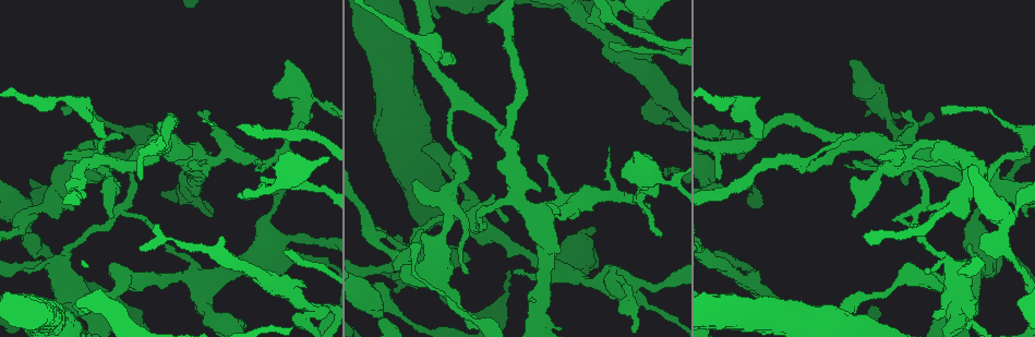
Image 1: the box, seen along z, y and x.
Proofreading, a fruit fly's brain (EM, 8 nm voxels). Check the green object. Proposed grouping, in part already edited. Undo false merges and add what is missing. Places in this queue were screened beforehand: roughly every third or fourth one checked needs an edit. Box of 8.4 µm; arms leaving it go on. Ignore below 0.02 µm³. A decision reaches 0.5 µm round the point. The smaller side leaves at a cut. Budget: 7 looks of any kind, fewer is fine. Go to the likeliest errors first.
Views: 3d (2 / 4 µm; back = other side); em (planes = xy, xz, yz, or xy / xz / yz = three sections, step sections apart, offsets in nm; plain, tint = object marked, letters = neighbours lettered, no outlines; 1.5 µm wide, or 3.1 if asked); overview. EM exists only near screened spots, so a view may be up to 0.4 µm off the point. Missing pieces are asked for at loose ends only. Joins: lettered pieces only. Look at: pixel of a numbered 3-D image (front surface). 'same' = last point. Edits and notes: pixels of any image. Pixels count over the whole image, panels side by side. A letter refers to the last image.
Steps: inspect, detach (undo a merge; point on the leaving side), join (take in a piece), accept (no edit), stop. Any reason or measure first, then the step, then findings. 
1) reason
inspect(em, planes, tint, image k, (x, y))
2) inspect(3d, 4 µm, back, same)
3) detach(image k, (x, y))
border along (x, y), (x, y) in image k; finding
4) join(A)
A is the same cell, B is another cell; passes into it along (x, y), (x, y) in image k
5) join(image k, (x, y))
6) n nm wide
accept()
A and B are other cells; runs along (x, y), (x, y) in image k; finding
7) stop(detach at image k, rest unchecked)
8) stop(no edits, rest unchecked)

inspect(em, planes, letters, image 1, (113, 216))

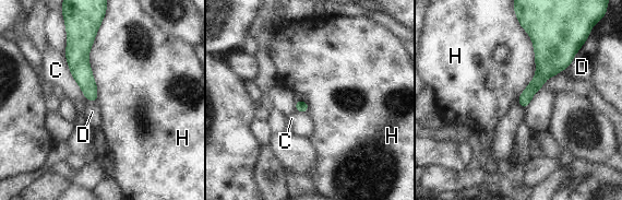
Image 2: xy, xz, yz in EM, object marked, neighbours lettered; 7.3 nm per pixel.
accept()
C, D and H are other cells; runs along (86, 39), (82, 73), (94, 98) in image 2; no lettered piece goes on from it

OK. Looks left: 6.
an open end
inspect(em, planes, tint, image 1, (191, 155))

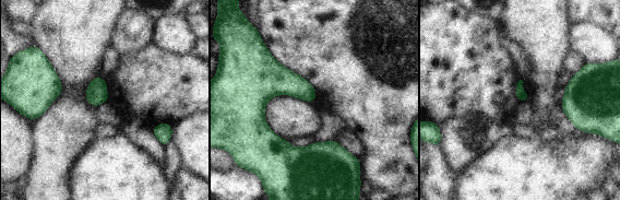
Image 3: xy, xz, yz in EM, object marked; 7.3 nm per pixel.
see the neighbours
inspect(em, planes, letters, same)

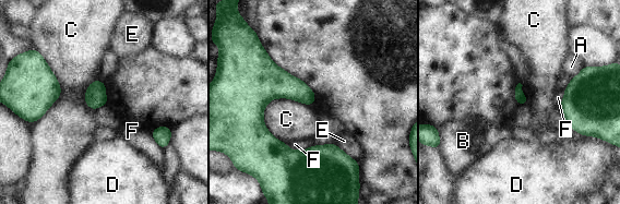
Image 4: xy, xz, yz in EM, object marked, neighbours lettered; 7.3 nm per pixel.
accept()
A, B, C, D, E and F are other cells; border along (312, 105), (273, 98), (264, 127) in image 4; no lettered piece goes on from it

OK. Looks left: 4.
calibre changes
inspect(em, planes, letters, image 1, (65, 252))

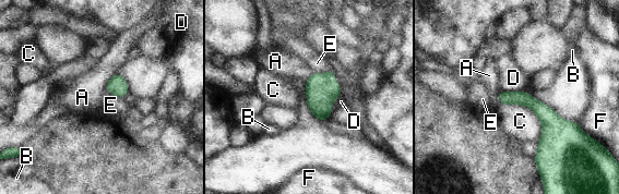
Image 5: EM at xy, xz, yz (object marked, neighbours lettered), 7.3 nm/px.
accept()
A, B, C, D, E and F are other cells; border along (501, 89), (525, 92) in image 5; one cell here

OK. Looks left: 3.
stop(no edits, rest unchecked)

